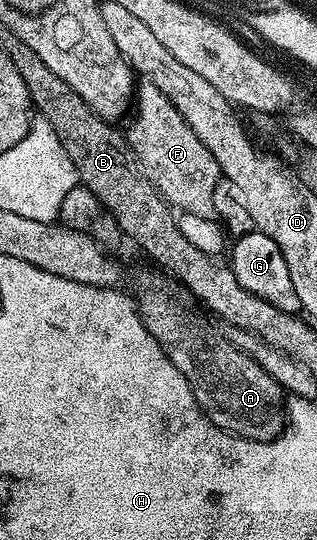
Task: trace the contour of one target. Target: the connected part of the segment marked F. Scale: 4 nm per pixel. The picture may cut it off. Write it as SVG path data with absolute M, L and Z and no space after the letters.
M140 83L133 100L133 112L134 108L135 117L131 125L125 128L125 139L139 168L147 175L147 181L159 191L172 209L200 216L203 220L212 219L215 216L211 205L213 186L217 186L221 179L217 158L205 150L205 142L193 134L189 122L185 122L177 106L173 106L173 102L169 102L169 98L161 94L157 86Z

